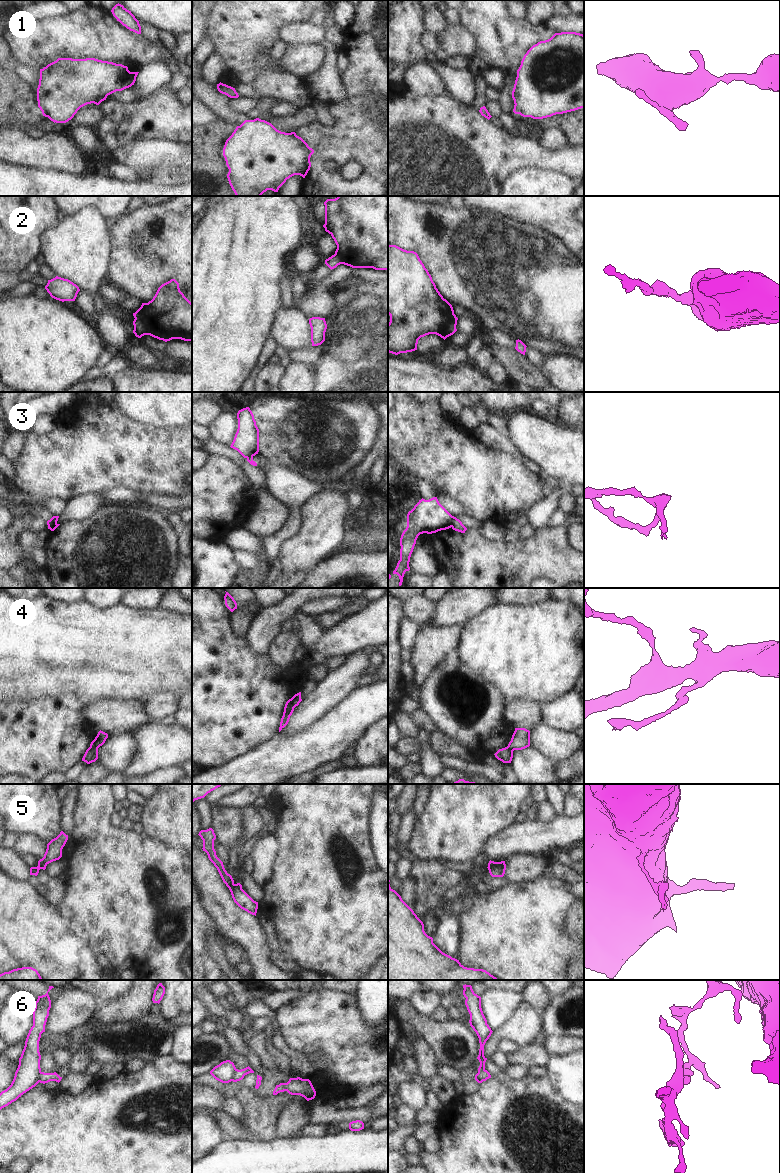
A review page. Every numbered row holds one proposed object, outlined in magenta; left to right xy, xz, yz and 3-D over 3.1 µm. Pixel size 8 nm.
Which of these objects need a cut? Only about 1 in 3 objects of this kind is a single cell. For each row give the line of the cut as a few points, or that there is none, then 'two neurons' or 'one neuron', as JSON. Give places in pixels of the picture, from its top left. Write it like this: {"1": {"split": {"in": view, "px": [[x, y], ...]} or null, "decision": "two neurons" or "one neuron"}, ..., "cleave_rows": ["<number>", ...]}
{"1": {"split": null, "decision": "one neuron"}, "2": {"split": {"in": "xy", "px": [[135, 318], [142, 324], [144, 334]]}, "decision": "two neurons"}, "3": {"split": {"in": "yz", "px": [[454, 517], [451, 526]]}, "decision": "two neurons"}, "4": {"split": {"in": "xz", "px": [[293, 708], [286, 708], [284, 710]]}, "decision": "two neurons"}, "5": {"split": {"in": "xy", "px": [[37, 866], [39, 869]]}, "decision": "two neurons"}, "6": {"split": {"in": "xz", "px": [[236, 1069], [231, 1080]]}, "decision": "two neurons"}, "cleave_rows": ["2", "3", "4", "5", "6"]}

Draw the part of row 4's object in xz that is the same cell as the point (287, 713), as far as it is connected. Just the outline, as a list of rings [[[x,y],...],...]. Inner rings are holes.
[[[285,709],[283,716],[281,718],[279,732],[288,724],[290,716],[292,715],[294,709]]]

